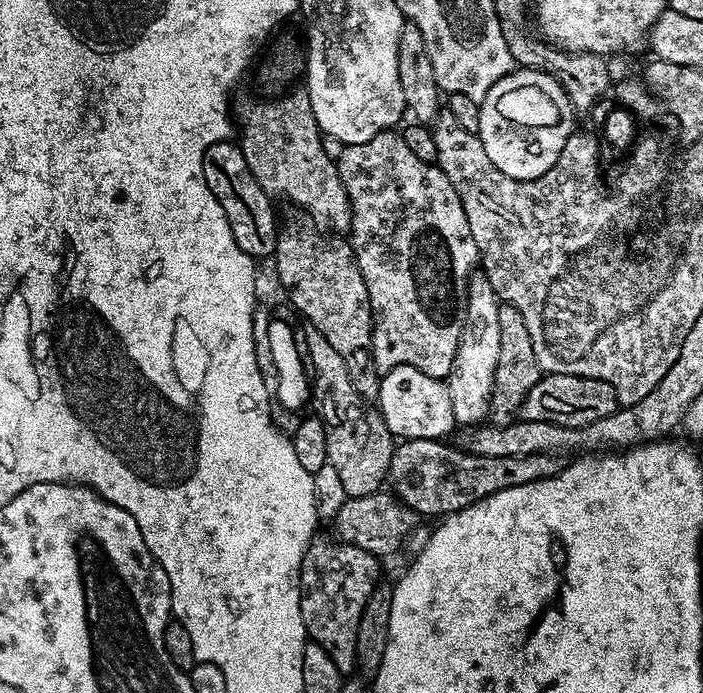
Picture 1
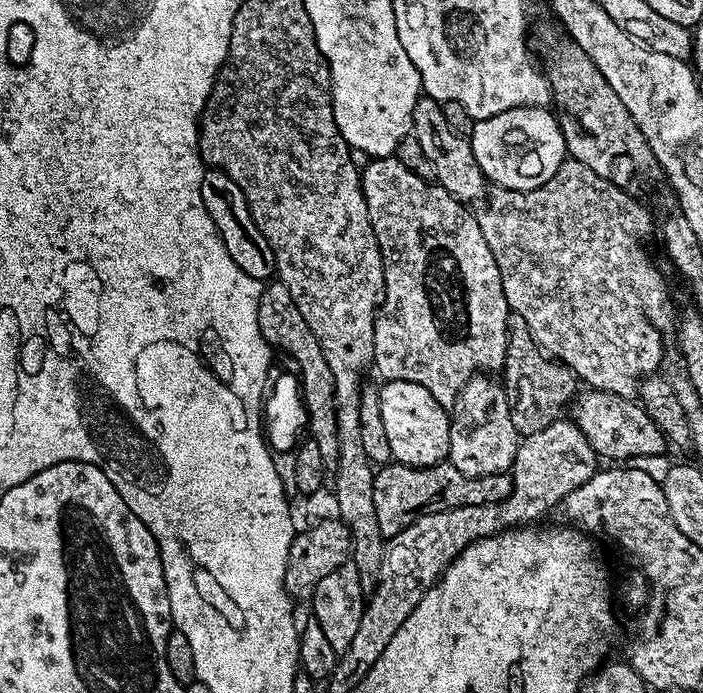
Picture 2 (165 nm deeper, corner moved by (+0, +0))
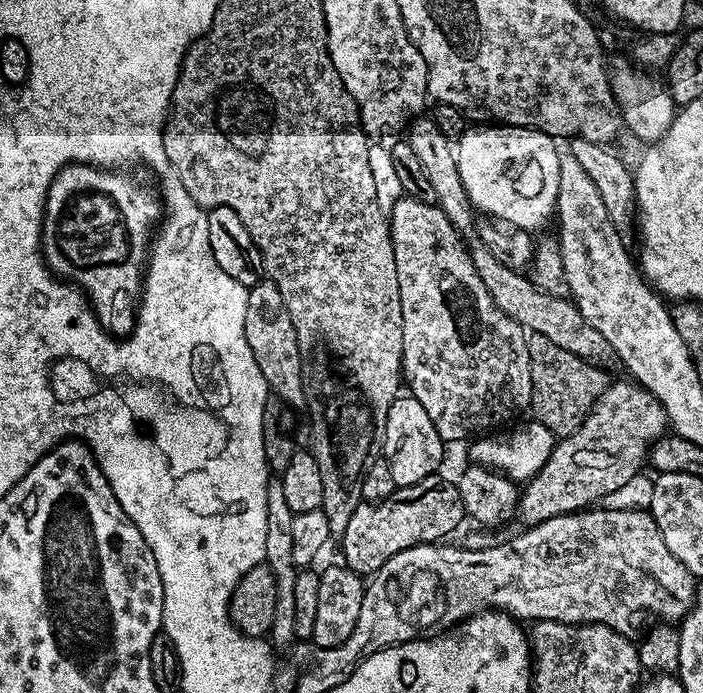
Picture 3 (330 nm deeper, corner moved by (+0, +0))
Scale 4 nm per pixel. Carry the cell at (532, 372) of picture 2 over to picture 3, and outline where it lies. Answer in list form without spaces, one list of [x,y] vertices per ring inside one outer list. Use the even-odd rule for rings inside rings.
[[[537,332],[528,336],[530,350],[530,374],[532,375],[532,402],[530,412],[542,426],[552,431],[556,438],[569,436],[592,410],[596,399],[606,391],[610,383],[603,367],[586,362],[542,338]]]

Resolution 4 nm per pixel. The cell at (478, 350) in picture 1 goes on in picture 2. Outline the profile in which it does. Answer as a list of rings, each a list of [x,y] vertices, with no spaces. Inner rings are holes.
[[[477,374],[472,381],[460,392],[456,406],[450,414],[450,442],[448,443],[447,463],[453,464],[462,474],[467,476],[485,476],[508,472],[515,465],[521,434],[510,418],[508,393],[499,379],[488,374]]]

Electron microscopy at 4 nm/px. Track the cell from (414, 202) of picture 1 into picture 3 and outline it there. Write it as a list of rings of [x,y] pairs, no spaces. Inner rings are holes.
[[[403,195],[392,207],[390,213],[390,231],[392,233],[392,249],[394,250],[394,262],[398,266],[398,294],[402,298],[402,369],[403,379],[410,387],[411,395],[415,396],[418,402],[422,402],[422,410],[430,414],[430,422],[438,430],[441,440],[464,440],[475,437],[477,434],[487,433],[489,430],[499,429],[499,424],[507,420],[515,421],[519,412],[527,413],[532,402],[532,375],[530,374],[530,350],[528,349],[528,336],[525,328],[518,322],[514,322],[490,298],[490,290],[482,286],[482,278],[478,278],[478,270],[474,270],[474,262],[468,253],[468,245],[458,230],[446,218],[446,214],[435,204],[416,201],[414,198]]]

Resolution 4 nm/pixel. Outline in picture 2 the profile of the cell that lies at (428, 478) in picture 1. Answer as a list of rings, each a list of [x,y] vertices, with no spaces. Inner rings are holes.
[[[389,462],[373,475],[374,514],[378,514],[378,530],[385,536],[398,534],[418,518],[458,506],[501,504],[512,492],[513,477],[508,472],[467,476],[453,464],[441,462],[429,468]]]

